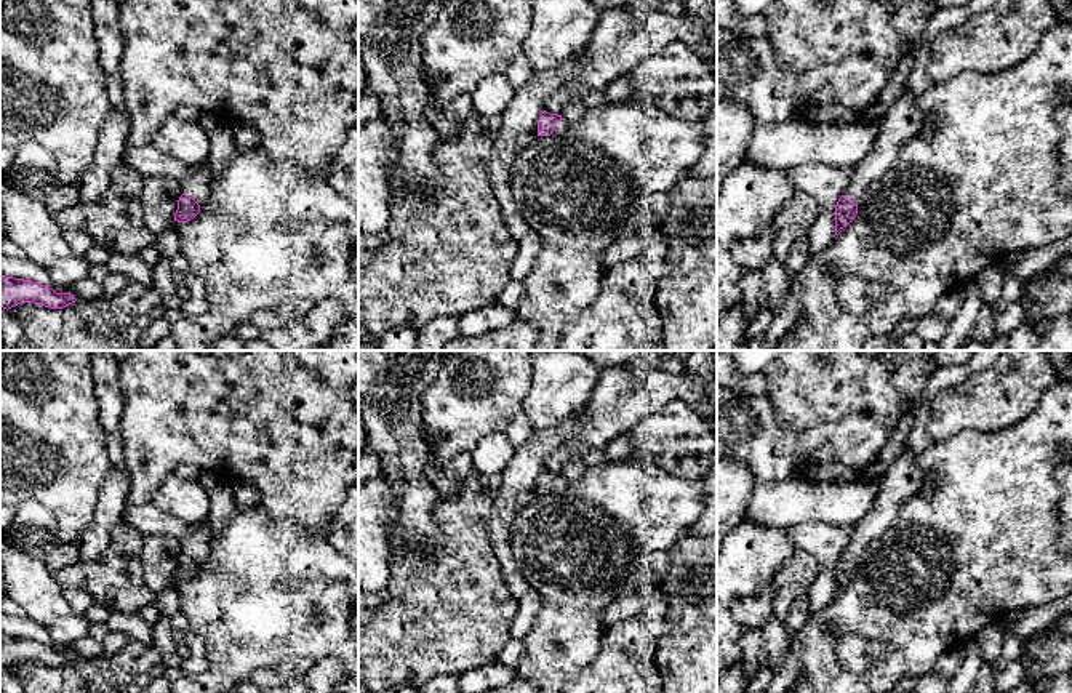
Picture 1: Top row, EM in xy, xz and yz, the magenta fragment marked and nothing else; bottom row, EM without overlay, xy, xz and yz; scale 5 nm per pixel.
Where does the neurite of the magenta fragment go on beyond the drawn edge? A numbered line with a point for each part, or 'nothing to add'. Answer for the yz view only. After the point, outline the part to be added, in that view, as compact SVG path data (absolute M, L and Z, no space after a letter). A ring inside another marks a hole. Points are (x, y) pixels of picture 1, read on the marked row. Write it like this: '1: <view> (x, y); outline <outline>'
1: yz (903, 122); outline M902 93L878 120L875 149L853 168L851 181L843 192L854 203L859 205L867 186L878 179L896 162L899 149L922 131L923 120L917 99L910 93Z

